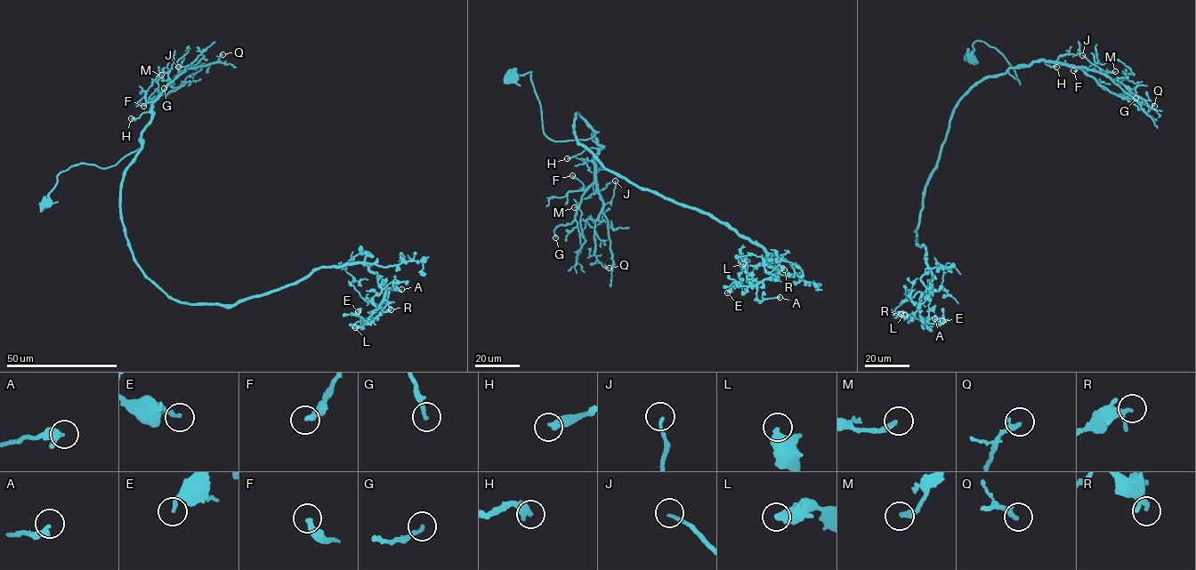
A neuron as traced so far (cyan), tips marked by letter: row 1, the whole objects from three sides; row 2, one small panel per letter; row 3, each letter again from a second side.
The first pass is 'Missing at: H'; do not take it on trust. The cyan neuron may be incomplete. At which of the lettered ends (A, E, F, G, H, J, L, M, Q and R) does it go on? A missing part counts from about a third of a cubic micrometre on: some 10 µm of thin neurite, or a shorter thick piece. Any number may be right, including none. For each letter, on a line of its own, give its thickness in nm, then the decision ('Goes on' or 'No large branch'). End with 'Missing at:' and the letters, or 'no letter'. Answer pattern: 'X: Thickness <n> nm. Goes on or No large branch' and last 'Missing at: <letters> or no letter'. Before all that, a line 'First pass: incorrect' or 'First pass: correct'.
First pass: correct
A: Thickness 400 nm. No large branch
E: Thickness 180 nm. No large branch
F: Thickness 280 nm. No large branch
G: Thickness 190 nm. No large branch
H: Thickness 360 nm. Goes on
J: Thickness 140 nm. No large branch
L: Thickness 480 nm. No large branch
M: Thickness 260 nm. No large branch
Q: Thickness 240 nm. No large branch
R: Thickness 240 nm. No large branch
Missing at: H

